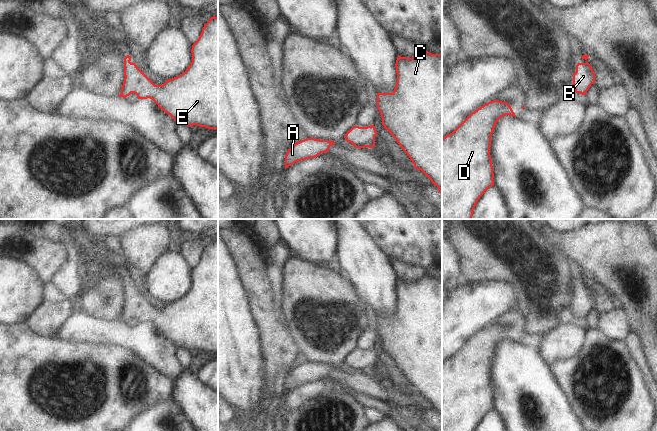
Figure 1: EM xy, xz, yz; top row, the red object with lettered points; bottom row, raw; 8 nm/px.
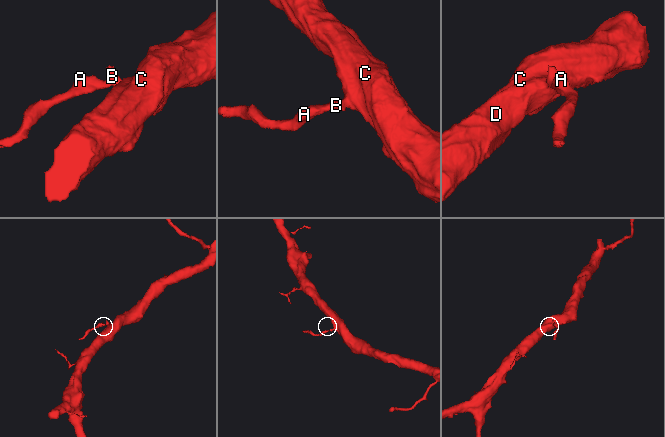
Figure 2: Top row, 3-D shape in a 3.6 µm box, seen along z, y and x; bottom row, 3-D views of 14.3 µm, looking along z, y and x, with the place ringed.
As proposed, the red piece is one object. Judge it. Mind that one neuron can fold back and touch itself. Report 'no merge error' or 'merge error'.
no merge error

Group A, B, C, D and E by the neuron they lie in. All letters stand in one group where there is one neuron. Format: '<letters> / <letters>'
A B C D E

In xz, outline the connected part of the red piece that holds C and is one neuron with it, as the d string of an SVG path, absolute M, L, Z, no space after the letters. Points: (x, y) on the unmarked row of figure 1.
M425 275L412 282L398 279L395 291L397 306L394 315L377 317L377 333L381 337L382 349L409 380L415 393L421 394L442 418L442 278Z

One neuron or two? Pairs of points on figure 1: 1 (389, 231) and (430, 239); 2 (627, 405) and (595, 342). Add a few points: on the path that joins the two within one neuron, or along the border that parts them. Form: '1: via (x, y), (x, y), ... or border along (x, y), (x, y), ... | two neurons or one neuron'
1: via (399, 232), (403, 235), (420, 235) | one neuron
2: via (622, 390), (605, 375), (605, 368), (597, 359) | one neuron

